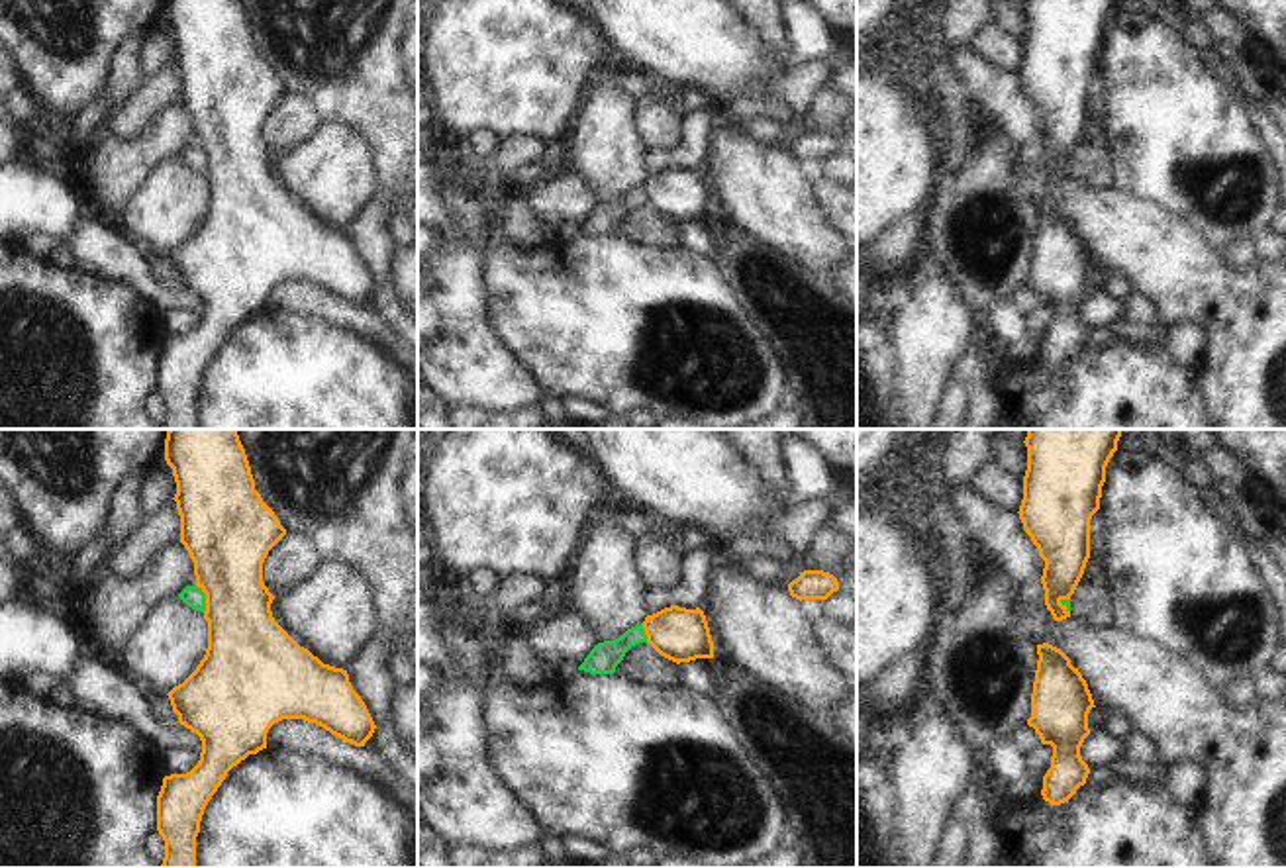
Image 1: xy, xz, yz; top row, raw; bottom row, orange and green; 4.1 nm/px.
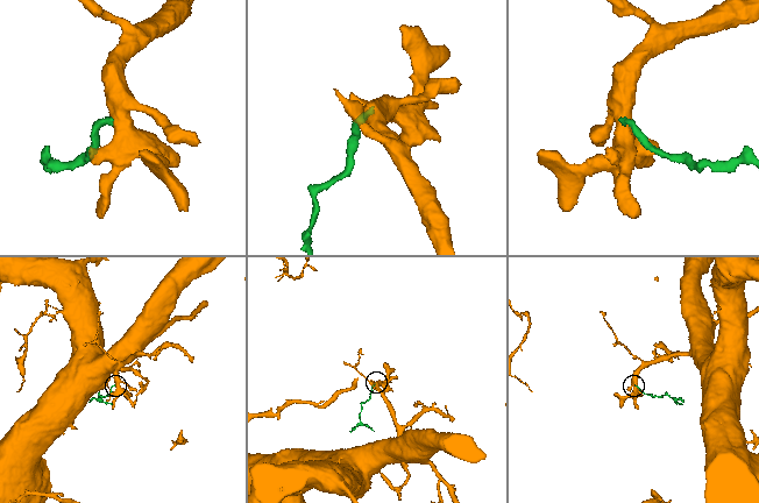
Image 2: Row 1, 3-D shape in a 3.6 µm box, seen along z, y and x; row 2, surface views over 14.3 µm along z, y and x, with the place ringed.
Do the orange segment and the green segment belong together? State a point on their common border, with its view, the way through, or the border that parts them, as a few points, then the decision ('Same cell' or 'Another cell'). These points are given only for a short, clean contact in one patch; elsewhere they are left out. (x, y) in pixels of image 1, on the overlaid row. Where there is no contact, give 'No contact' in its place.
Touches orange at xy (206, 598). Boundary: xy (195, 584), (204, 594), (204, 612). Another cell.

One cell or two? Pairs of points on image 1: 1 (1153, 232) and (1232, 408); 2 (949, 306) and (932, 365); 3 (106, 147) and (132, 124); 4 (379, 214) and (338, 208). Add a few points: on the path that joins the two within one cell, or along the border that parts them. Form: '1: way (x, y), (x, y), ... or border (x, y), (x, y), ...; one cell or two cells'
1: way (1192, 275), (1236, 318), (1236, 365); one cell
2: way (936, 320), (932, 351); one cell
3: border (155, 114), (128, 140), (116, 140), (106, 130); two cells
4: border (377, 187), (346, 228); two cells

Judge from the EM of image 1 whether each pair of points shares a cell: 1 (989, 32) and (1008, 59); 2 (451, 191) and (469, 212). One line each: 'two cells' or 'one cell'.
1: one cell
2: one cell

